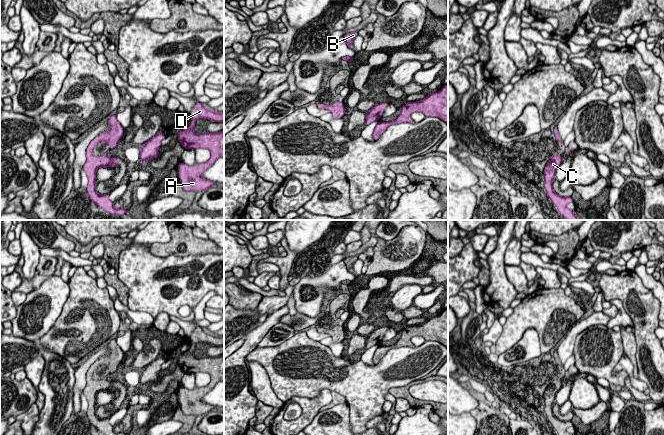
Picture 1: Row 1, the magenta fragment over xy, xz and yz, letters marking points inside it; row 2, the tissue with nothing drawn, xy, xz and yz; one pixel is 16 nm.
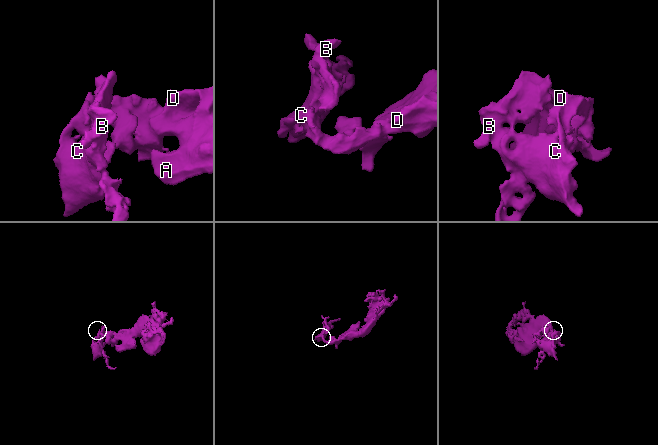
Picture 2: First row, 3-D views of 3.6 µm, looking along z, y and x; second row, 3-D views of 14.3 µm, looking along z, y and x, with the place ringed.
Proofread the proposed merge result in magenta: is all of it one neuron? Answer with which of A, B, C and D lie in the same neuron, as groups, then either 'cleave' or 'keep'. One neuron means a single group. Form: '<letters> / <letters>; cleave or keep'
A B C D; keep

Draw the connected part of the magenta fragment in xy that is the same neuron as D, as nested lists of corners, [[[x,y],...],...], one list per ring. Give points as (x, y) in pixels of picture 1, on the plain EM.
[[[202,327],[194,330],[190,349],[178,357],[178,365],[185,373],[203,372],[211,376],[210,383],[194,390],[179,387],[179,403],[185,415],[205,415],[216,408],[202,402],[202,398],[211,391],[214,386],[224,380],[224,354],[218,357],[197,358],[195,356],[195,345],[199,342],[209,343],[211,346],[224,346],[224,336],[215,336]]]

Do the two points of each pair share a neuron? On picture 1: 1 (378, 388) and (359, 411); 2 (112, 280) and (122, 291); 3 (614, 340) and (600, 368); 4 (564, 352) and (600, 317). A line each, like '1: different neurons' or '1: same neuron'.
1: same neuron
2: same neuron
3: same neuron
4: same neuron

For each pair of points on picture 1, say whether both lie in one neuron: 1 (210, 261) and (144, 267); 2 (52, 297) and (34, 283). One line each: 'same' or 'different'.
1: same
2: different

